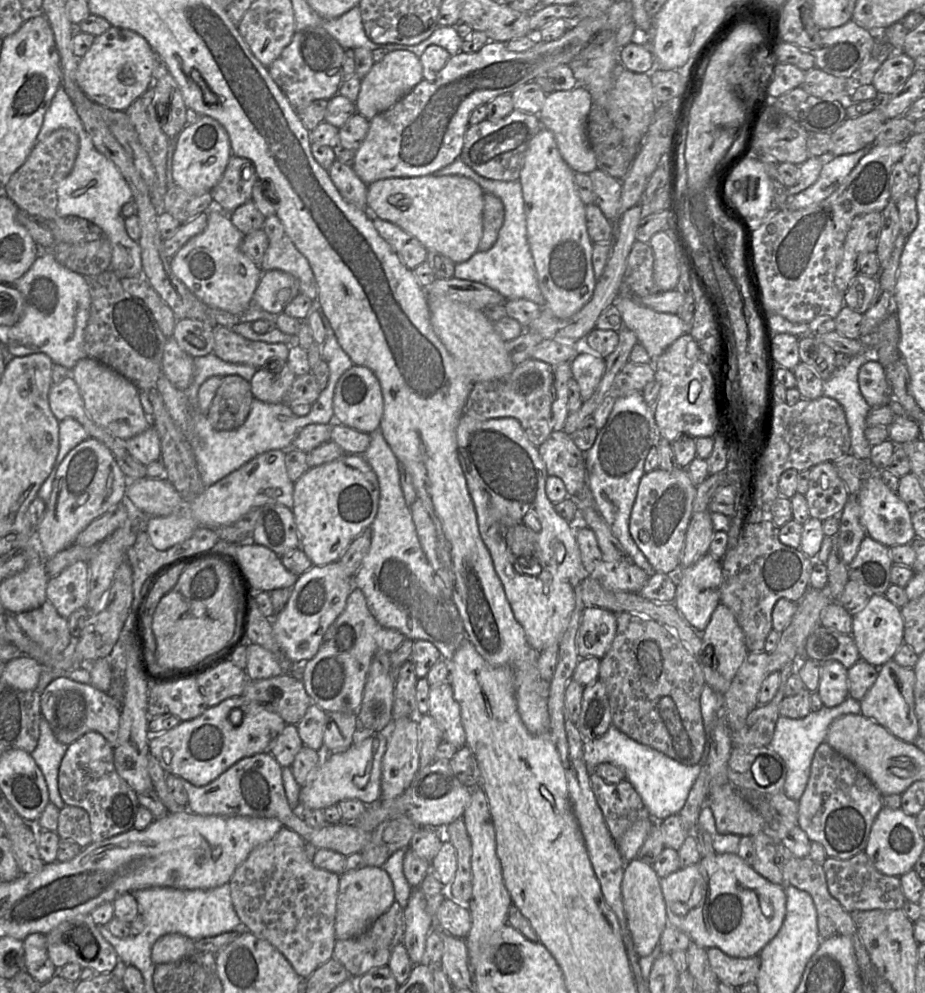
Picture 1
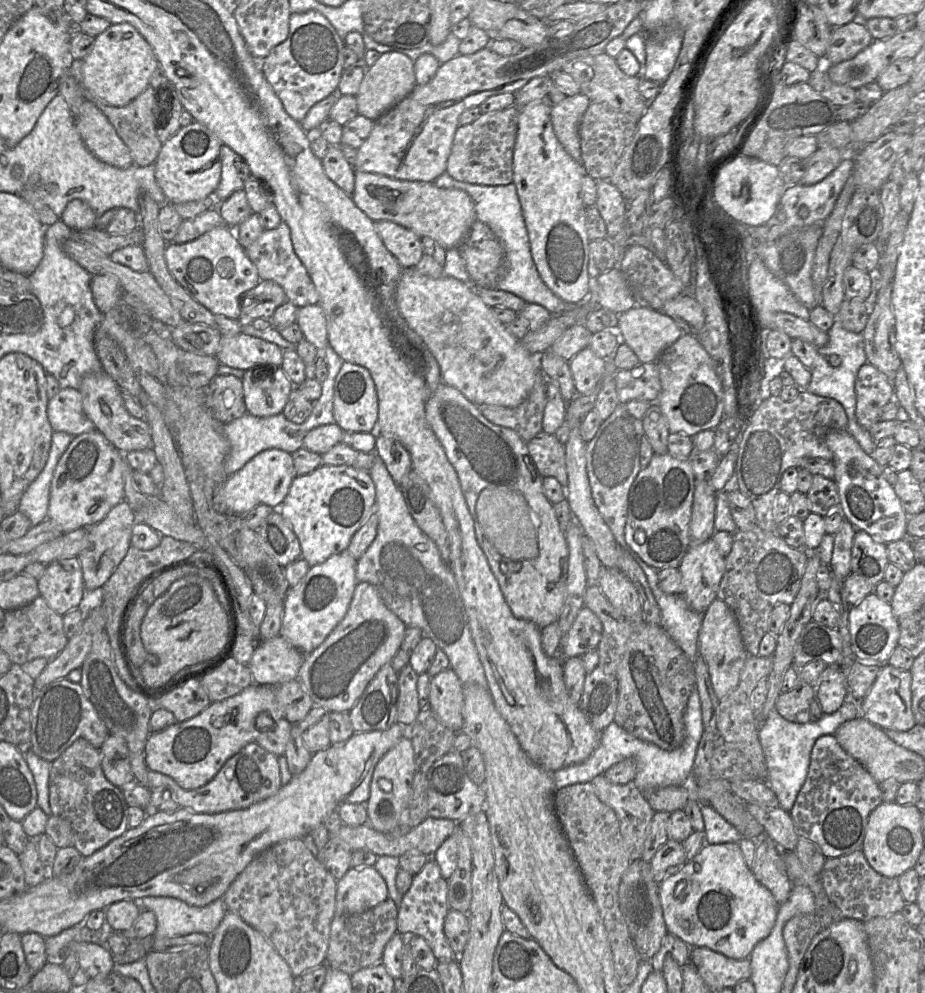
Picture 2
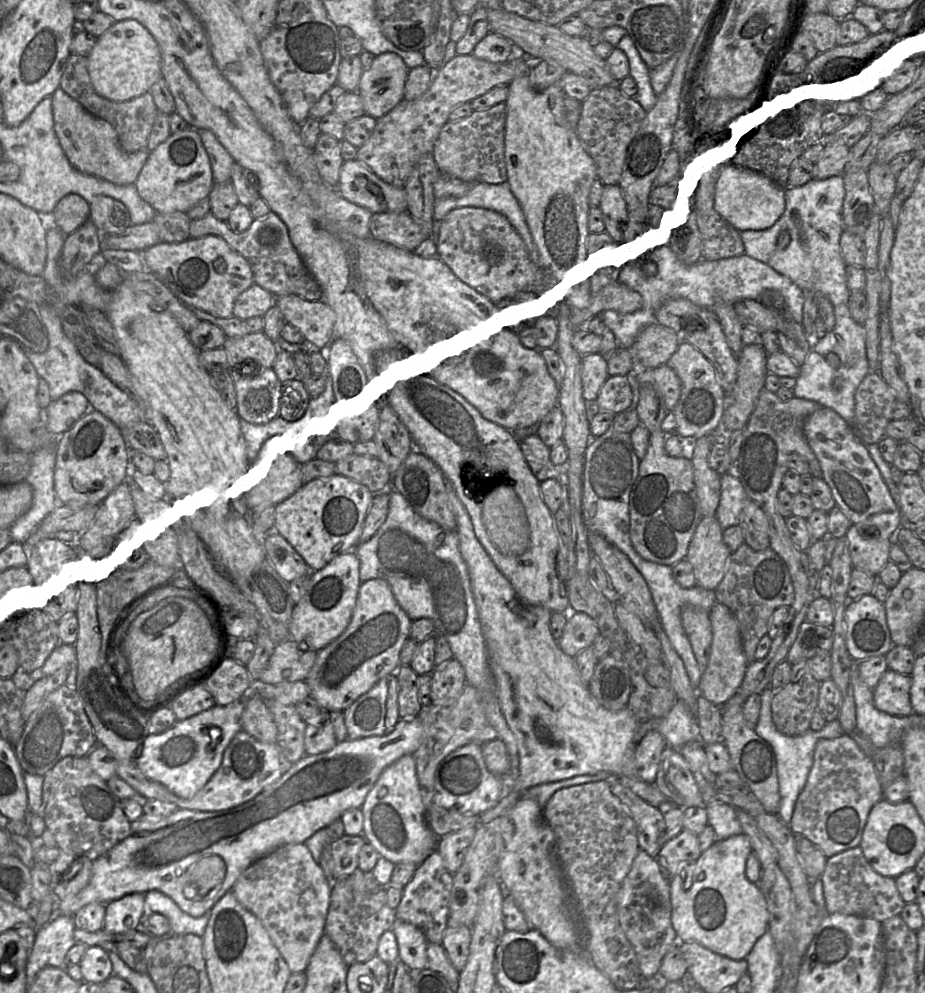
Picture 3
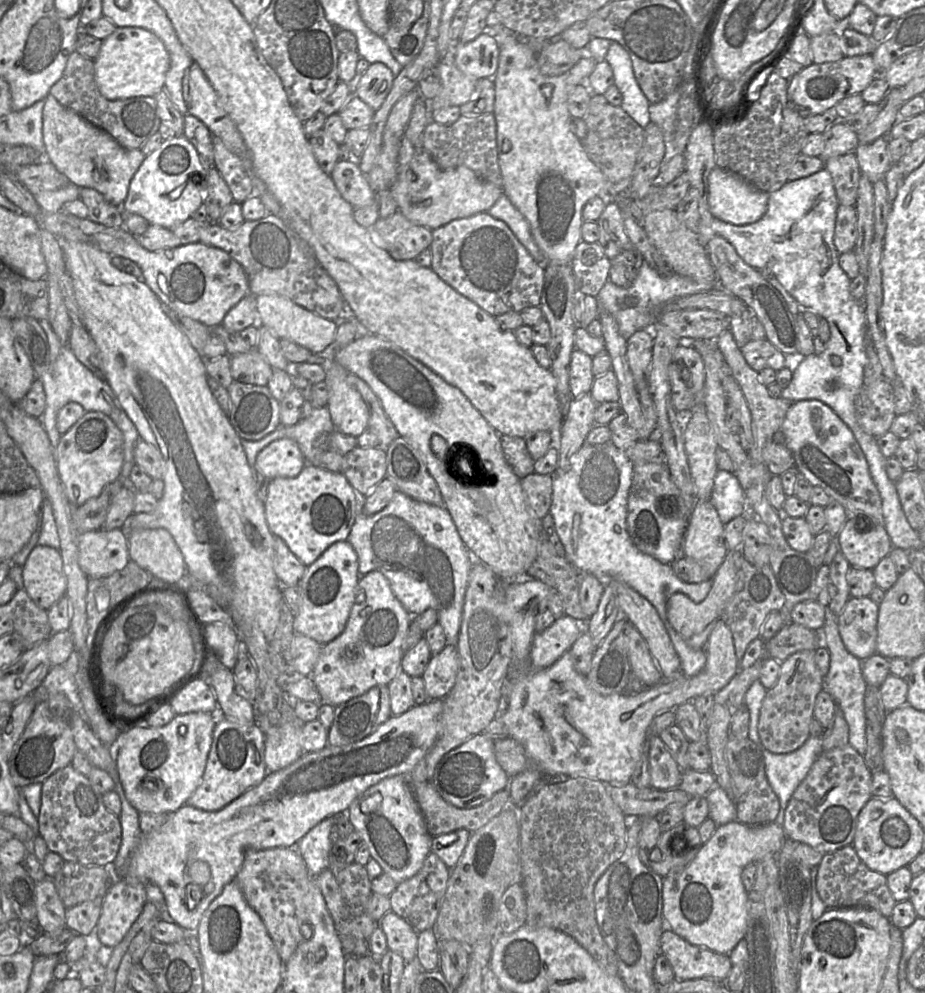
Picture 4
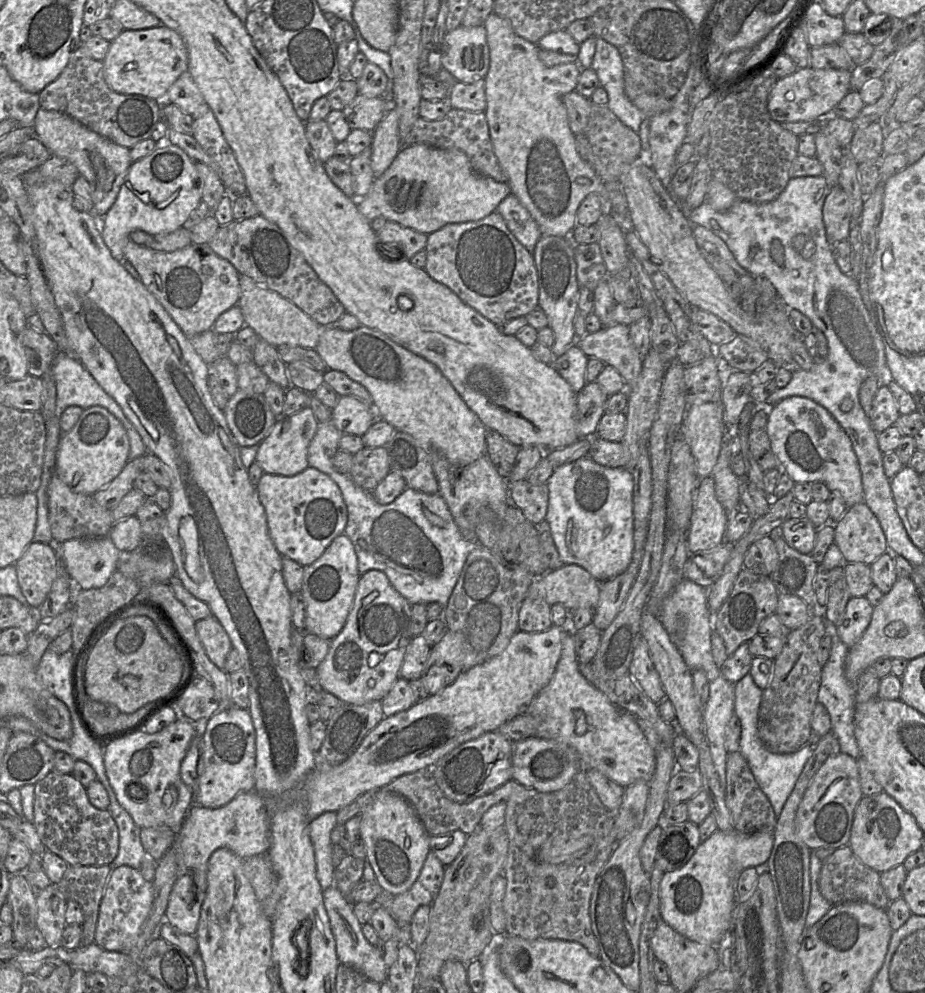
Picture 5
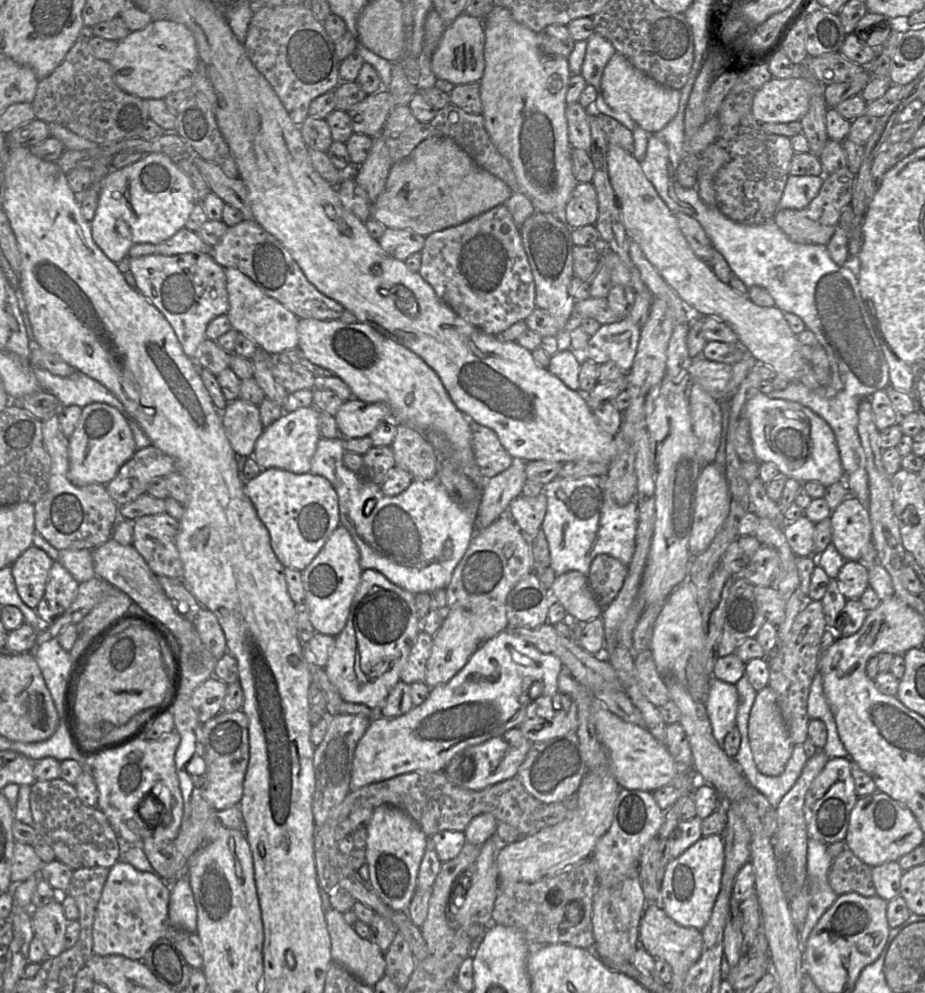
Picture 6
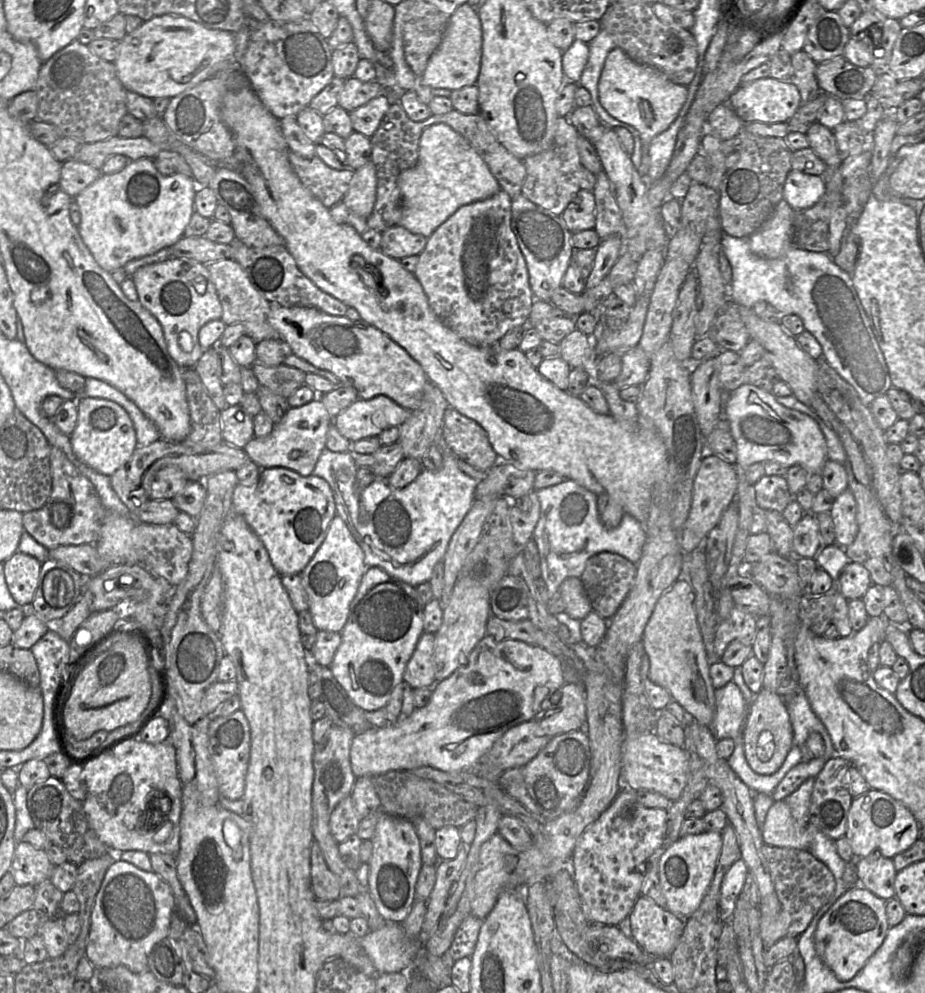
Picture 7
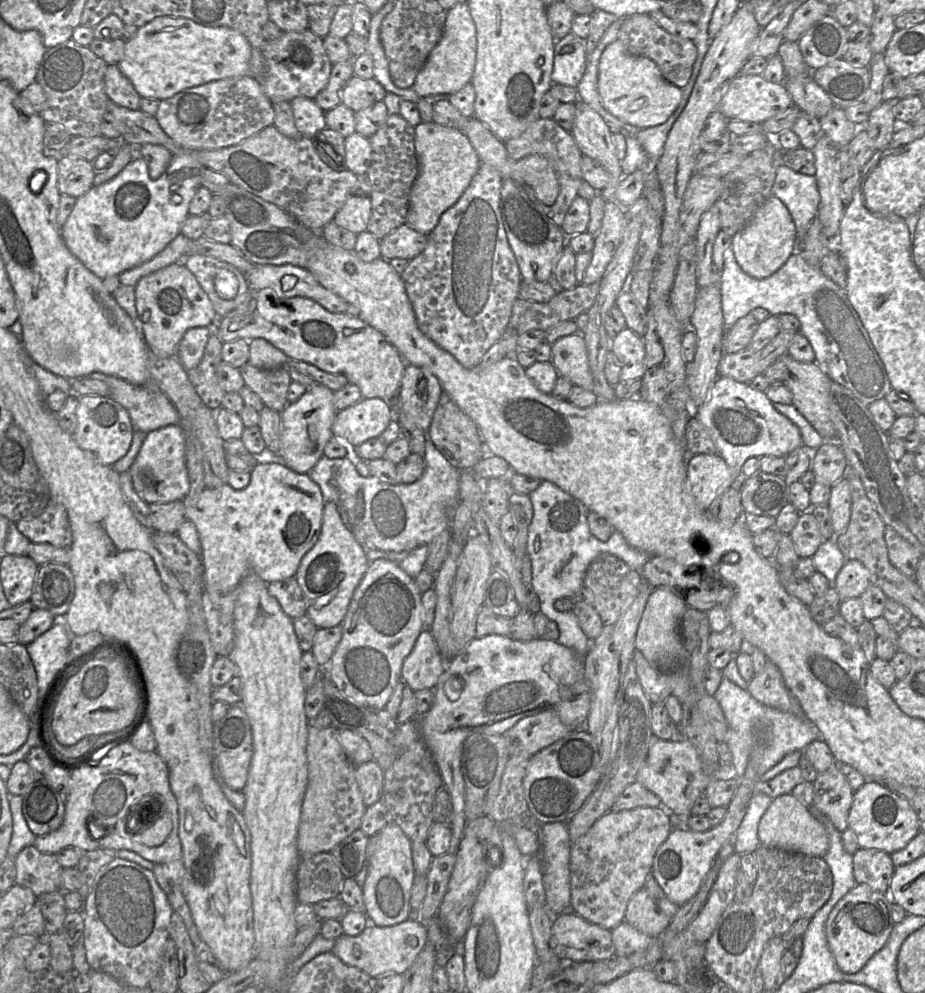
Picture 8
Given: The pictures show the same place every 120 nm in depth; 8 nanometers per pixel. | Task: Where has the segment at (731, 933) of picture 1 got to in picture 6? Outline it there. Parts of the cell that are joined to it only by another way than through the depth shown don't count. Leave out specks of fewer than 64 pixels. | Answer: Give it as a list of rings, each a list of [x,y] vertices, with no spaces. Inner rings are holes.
[[[720,835],[702,837],[678,858],[669,861],[661,883],[662,908],[676,923],[702,930],[720,891],[724,845]]]

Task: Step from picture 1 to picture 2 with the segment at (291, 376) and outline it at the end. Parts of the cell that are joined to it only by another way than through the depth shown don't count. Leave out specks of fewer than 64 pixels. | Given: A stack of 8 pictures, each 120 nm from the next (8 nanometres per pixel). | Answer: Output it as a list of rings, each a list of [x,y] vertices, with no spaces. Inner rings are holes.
[[[279,367],[275,370],[259,369],[245,371],[241,381],[246,413],[257,417],[268,417],[281,413],[294,385]]]

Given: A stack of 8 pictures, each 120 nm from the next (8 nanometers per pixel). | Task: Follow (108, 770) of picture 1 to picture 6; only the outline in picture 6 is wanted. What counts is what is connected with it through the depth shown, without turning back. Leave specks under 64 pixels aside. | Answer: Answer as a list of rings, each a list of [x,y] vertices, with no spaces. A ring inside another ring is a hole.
[[[61,778],[35,781],[31,785],[32,827],[54,850],[56,859],[71,869],[111,868],[119,858],[117,835],[99,808],[84,805],[75,787]]]

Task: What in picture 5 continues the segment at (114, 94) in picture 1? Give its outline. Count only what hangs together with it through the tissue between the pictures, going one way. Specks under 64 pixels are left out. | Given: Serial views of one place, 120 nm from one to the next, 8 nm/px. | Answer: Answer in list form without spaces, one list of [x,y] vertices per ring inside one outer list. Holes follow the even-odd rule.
[[[161,24],[141,30],[124,29],[110,42],[102,62],[104,80],[111,90],[124,95],[142,95],[160,102],[180,75],[188,71],[188,52],[181,36]]]

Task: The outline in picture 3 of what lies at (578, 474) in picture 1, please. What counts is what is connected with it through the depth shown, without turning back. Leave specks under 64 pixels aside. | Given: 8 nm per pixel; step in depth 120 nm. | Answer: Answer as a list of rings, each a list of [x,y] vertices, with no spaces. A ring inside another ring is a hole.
[[[536,433],[518,438],[517,441],[529,468],[539,482],[550,478],[562,478],[563,466],[551,462],[550,448]]]

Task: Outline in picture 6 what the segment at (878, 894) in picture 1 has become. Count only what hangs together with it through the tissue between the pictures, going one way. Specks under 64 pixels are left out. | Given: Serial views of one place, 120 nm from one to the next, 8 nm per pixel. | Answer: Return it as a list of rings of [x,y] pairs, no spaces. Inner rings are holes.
[[[846,848],[833,859],[828,872],[828,883],[837,896],[854,892],[864,897],[874,897],[877,894],[871,869]]]

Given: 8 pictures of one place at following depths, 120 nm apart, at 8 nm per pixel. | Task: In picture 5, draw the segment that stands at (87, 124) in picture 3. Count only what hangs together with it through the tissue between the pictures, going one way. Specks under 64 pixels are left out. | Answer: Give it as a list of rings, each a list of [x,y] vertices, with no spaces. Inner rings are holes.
[[[39,108],[34,120],[34,134],[52,156],[71,162],[89,183],[93,214],[102,219],[115,203],[127,172],[132,165],[130,149],[119,146],[93,132],[74,118],[57,111]]]

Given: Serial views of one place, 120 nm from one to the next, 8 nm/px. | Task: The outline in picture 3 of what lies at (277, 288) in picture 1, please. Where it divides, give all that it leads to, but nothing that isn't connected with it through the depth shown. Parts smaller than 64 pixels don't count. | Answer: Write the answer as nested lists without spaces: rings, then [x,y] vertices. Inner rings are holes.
[[[254,283],[236,300],[233,316],[244,321],[254,317],[263,318],[274,306],[275,298],[270,292]]]

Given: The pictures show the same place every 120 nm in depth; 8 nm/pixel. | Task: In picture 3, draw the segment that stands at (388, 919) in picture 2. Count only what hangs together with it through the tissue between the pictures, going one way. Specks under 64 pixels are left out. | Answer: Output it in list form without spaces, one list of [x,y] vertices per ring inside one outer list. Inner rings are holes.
[[[347,878],[332,881],[325,934],[335,944],[347,966],[366,962],[377,955],[381,935],[391,930],[395,921],[396,909],[388,906],[384,888],[375,893],[358,893],[349,885]]]

